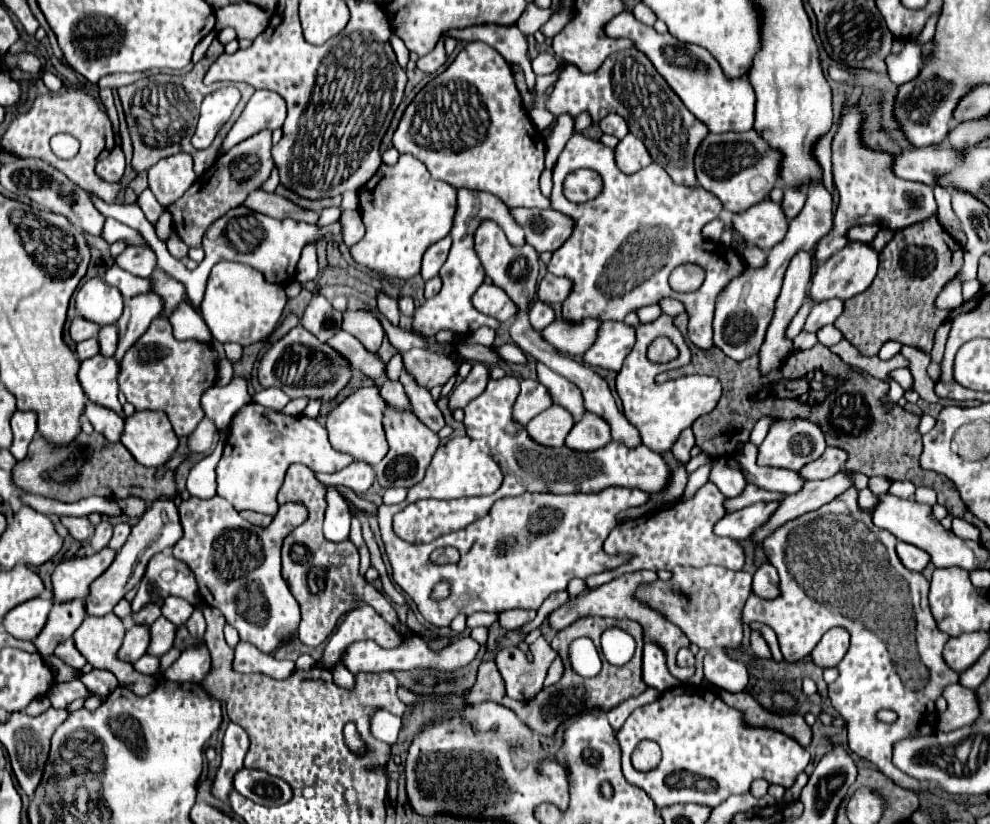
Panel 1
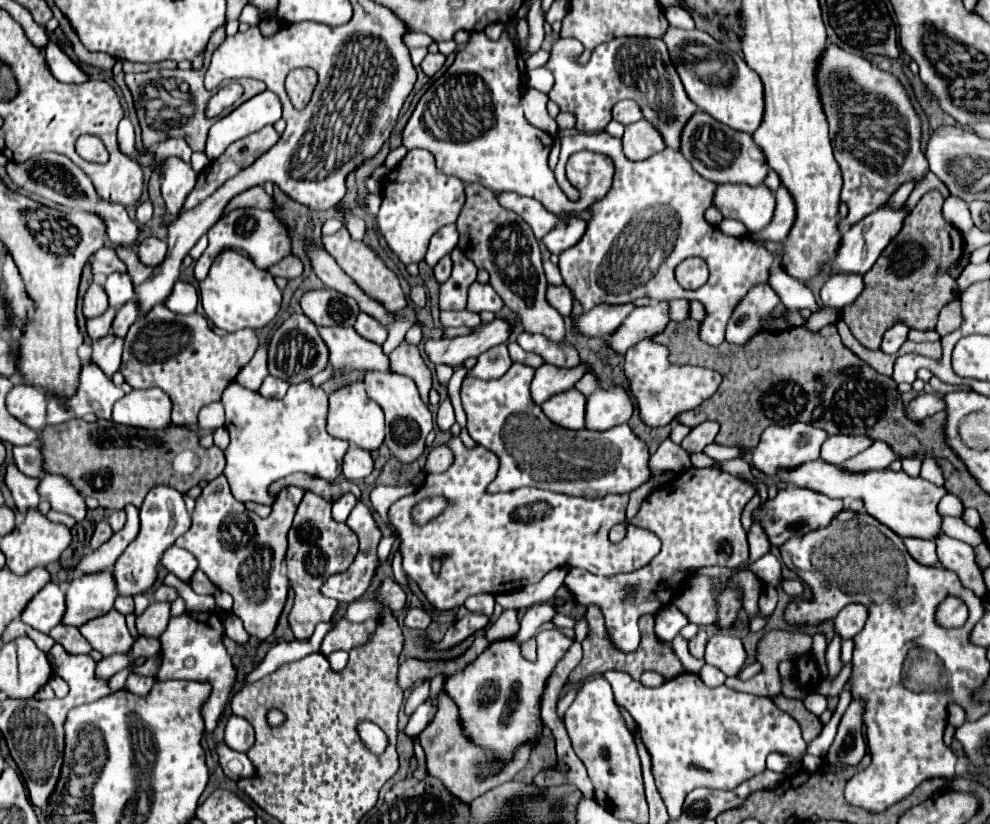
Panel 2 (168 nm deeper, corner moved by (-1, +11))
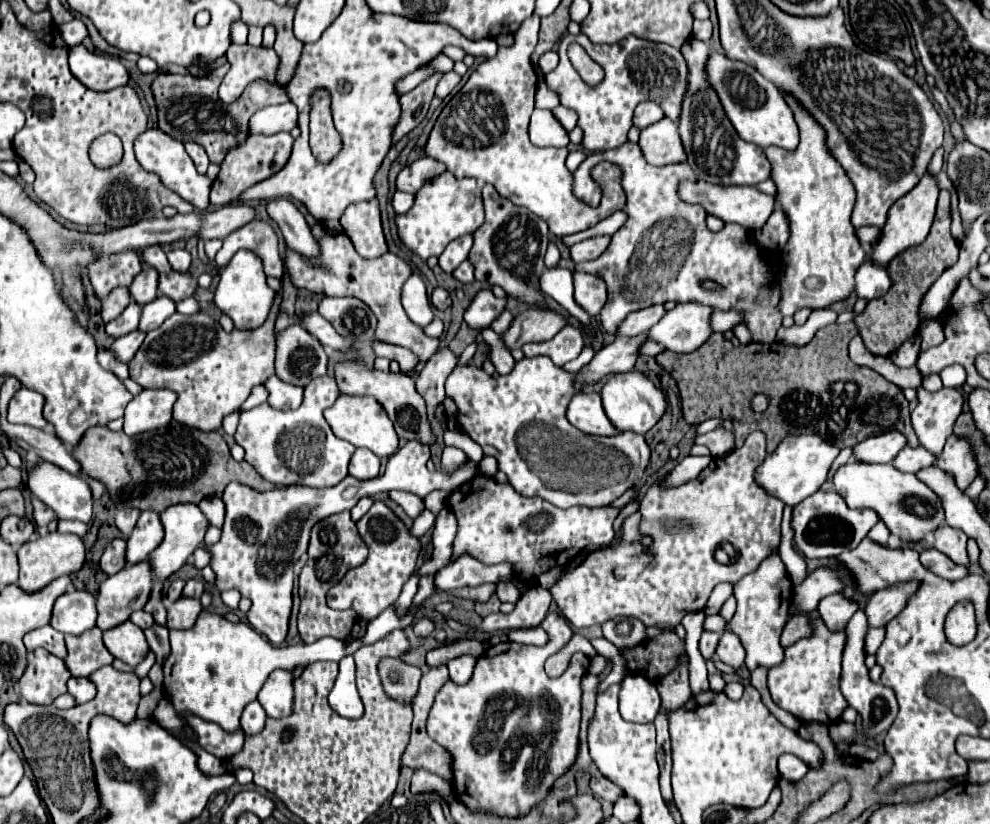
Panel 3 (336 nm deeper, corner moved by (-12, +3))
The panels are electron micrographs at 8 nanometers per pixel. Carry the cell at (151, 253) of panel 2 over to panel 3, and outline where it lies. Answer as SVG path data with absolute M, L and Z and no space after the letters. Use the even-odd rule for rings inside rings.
M170 250L168 254L168 262L172 266L172 270L176 272L186 272L190 266L190 254L186 250Z

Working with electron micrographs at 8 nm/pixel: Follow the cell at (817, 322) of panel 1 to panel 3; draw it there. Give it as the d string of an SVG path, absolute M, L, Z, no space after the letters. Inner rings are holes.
M866 260L856 272L856 296L864 300L880 298L888 292L890 278L886 268L878 268L870 260Z

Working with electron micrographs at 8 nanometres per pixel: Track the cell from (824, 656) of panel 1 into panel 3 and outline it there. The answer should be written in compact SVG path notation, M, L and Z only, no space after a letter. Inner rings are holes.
M910 582L910 584L894 584L882 592L872 594L872 598L868 600L864 614L868 618L868 626L870 628L882 628L886 626L906 604L910 592L914 592L914 588L918 588L918 584Z

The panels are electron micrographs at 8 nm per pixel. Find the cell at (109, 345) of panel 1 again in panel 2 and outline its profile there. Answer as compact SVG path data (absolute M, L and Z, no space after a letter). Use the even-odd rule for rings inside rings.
M133 298L133 300L129 300L123 308L117 310L117 316L115 316L115 320L113 320L111 332L113 332L115 336L125 338L129 326L131 326L137 318L139 318L139 304L137 304L137 300Z

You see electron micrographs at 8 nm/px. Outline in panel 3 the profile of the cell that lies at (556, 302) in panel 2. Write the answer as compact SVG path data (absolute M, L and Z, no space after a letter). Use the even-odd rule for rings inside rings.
M574 272L574 300L590 316L596 316L606 302L606 284L594 274Z

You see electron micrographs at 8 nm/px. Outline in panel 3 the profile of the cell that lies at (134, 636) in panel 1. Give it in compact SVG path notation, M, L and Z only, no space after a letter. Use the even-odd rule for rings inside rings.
M180 598L168 608L168 618L166 618L166 628L168 630L188 630L194 626L198 612L202 610L198 600L190 598Z

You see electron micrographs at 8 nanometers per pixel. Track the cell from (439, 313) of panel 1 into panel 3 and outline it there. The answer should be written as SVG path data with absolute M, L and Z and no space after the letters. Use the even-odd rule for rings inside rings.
M614 212L612 216L608 216L608 218L604 218L604 220L600 220L598 224L594 224L592 228L586 228L586 230L582 230L582 232L576 232L576 234L568 234L568 236L562 236L560 240L570 248L570 246L574 246L576 242L582 242L582 240L586 240L586 238L594 238L594 236L612 236L622 224L626 222L626 212Z

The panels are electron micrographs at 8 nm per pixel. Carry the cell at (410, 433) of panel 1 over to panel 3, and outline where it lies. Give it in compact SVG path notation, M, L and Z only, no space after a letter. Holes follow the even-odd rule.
M342 362L342 364L336 364L336 382L338 382L338 388L342 394L374 396L386 410L388 418L392 420L392 424L396 428L396 434L402 440L418 440L426 446L432 446L436 442L436 434L432 430L428 412L426 412L426 400L418 394L416 382L412 376L368 370L362 362Z

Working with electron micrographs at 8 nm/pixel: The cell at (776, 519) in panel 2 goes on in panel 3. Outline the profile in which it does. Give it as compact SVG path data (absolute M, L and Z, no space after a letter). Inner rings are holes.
M834 490L830 492L816 492L794 506L792 512L792 530L794 530L794 546L798 552L802 552L806 558L834 558L850 548L856 548L860 540L868 534L868 530L878 522L878 514L860 508L850 510L842 496L838 496Z

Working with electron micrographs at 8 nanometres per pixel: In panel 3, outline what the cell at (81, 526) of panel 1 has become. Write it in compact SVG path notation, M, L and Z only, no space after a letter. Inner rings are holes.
M40 462L40 466L28 474L28 488L36 498L52 508L58 518L90 522L92 492L84 478L50 462Z

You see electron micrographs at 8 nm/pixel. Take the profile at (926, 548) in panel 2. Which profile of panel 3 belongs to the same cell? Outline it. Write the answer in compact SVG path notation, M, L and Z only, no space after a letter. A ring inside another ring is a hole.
M926 548L924 552L920 552L920 562L924 568L946 580L960 580L962 576L968 574L968 568L954 564L948 556L938 552L936 548Z

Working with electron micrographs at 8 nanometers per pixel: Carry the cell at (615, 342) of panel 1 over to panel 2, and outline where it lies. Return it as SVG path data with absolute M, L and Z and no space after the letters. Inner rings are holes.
M655 302L645 308L635 308L629 318L613 332L611 336L611 348L619 354L625 354L631 346L637 342L651 338L669 324L669 304L667 302Z

